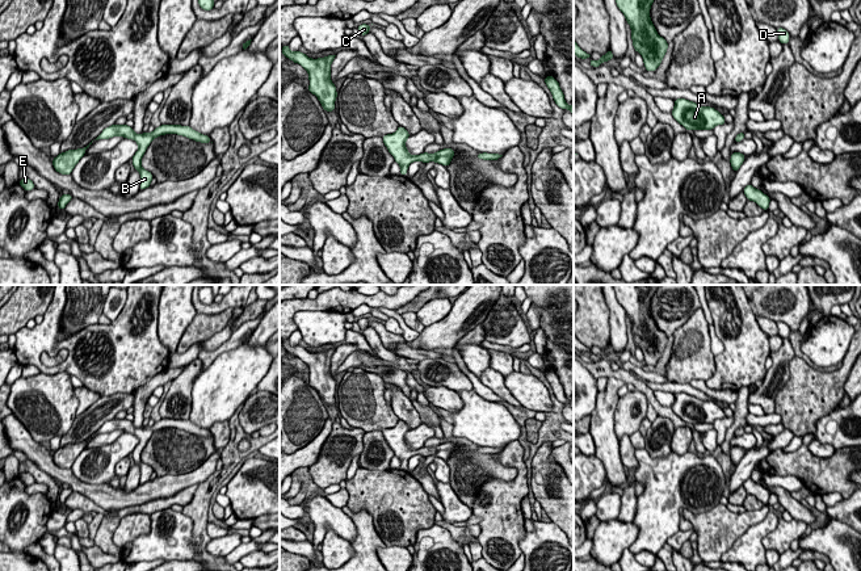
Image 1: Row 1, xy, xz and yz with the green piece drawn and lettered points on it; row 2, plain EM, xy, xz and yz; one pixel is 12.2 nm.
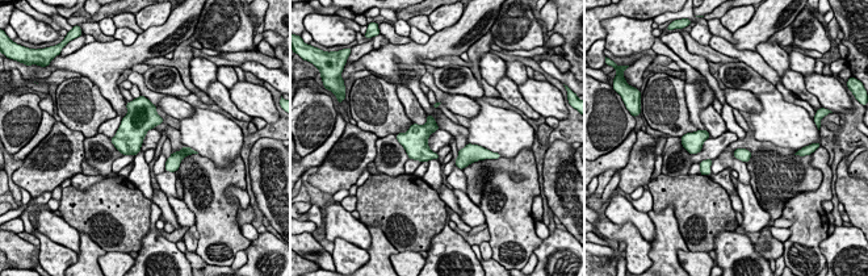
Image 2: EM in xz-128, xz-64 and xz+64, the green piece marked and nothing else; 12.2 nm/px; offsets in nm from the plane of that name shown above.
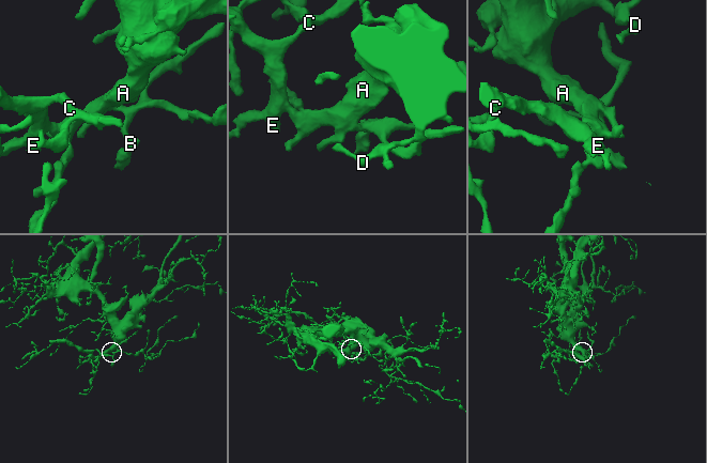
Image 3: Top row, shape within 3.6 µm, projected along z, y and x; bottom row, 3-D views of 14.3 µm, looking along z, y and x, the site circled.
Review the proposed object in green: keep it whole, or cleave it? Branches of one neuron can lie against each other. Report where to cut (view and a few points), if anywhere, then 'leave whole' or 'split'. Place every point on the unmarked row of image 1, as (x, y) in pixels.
no cut | leave whole

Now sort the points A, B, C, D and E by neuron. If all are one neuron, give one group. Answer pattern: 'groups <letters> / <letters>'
groups A B C D E

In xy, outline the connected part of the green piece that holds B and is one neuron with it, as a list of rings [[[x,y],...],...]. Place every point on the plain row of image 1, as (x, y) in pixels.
[[[112,419],[109,421],[105,421],[102,424],[102,427],[96,432],[98,433],[109,433],[113,431],[123,431],[127,433],[133,433],[138,437],[139,442],[135,446],[135,449],[133,450],[133,459],[134,463],[138,463],[140,467],[140,484],[144,484],[146,482],[150,480],[154,470],[151,466],[146,465],[142,462],[140,457],[142,457],[142,452],[147,444],[147,441],[150,440],[150,437],[160,429],[165,429],[165,428],[177,428],[177,429],[182,429],[186,431],[189,433],[193,433],[196,436],[201,436],[201,437],[210,437],[211,433],[209,429],[203,429],[201,427],[197,427],[196,424],[193,424],[189,420],[181,420],[181,419],[160,419],[159,421],[156,421],[152,427],[143,427],[143,428],[135,428],[133,421],[127,420],[127,419]]]

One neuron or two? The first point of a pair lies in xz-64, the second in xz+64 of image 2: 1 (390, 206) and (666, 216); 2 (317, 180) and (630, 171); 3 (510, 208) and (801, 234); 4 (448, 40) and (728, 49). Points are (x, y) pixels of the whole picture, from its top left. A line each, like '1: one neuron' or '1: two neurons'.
1: two neurons
2: one neuron
3: one neuron
4: two neurons

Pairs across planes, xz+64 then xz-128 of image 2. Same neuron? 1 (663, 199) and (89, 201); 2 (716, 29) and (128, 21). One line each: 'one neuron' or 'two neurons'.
1: one neuron
2: one neuron

